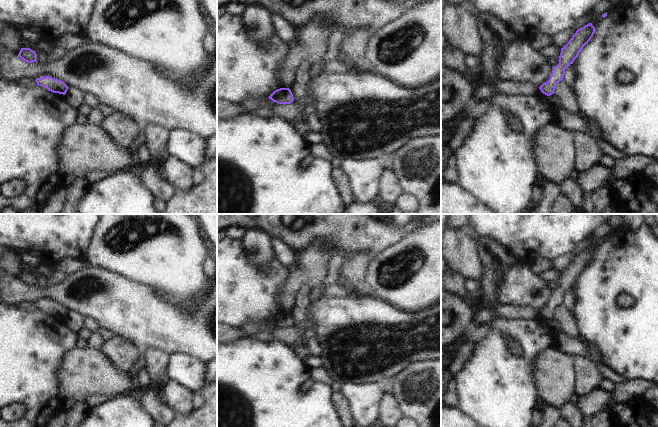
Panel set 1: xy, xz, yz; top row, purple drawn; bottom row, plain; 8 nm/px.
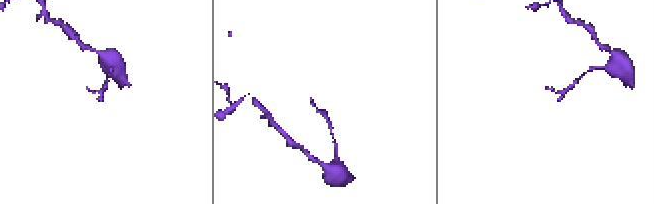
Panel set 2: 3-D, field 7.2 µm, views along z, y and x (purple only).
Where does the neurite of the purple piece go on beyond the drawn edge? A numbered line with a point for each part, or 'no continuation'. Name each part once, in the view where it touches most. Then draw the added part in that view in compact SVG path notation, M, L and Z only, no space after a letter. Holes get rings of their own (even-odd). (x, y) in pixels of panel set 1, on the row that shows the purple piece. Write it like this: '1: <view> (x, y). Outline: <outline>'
no continuation

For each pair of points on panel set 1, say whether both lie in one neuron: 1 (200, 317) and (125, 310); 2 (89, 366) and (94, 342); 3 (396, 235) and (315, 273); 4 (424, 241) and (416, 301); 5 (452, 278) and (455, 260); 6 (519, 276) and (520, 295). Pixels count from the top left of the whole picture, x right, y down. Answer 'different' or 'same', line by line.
1: same
2: different
3: different
4: same
5: different
6: same

